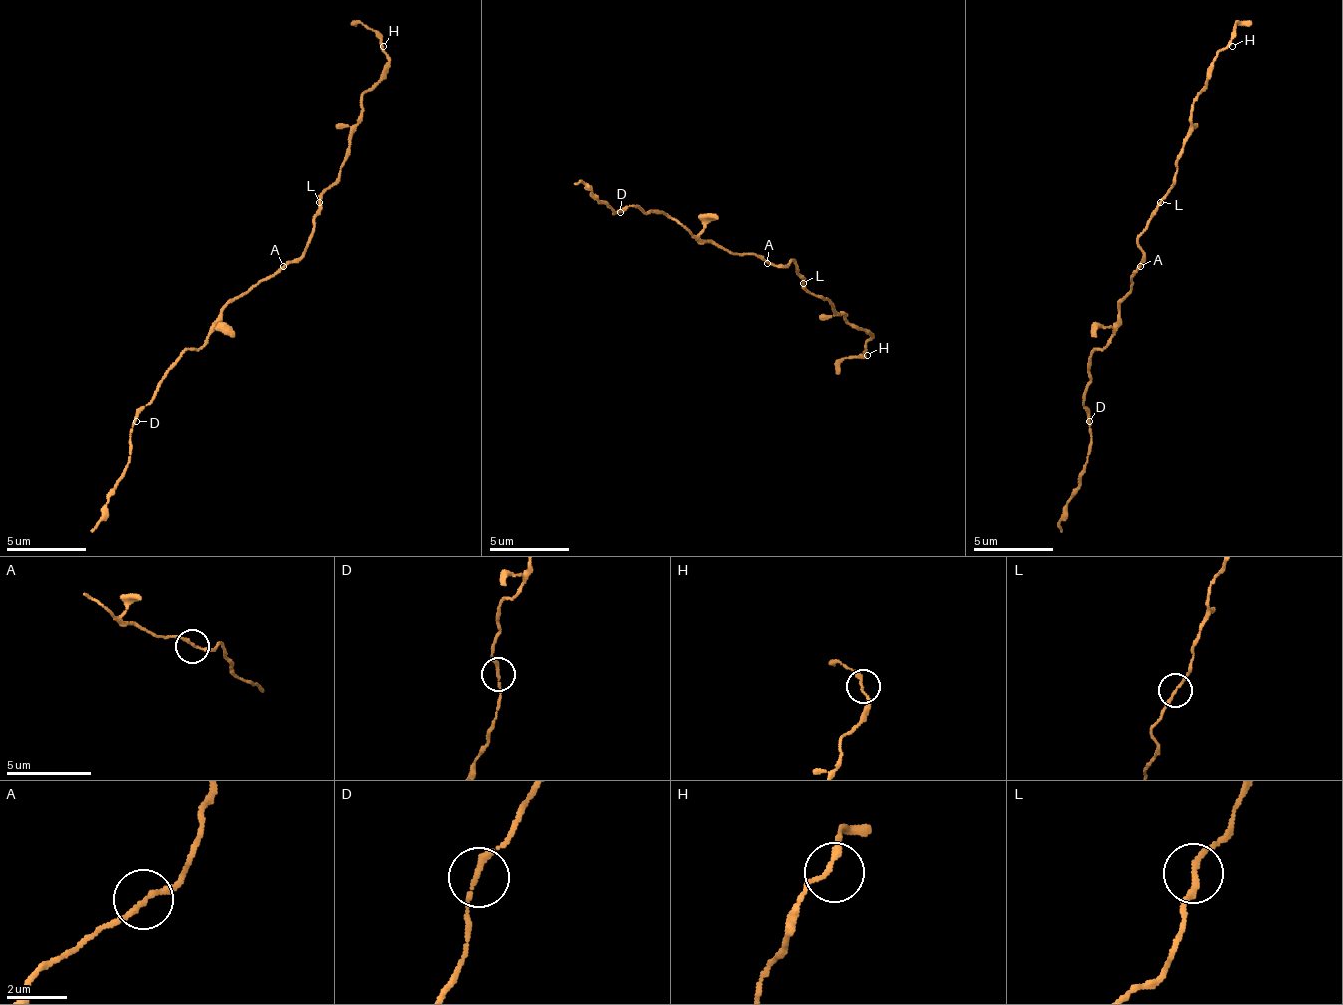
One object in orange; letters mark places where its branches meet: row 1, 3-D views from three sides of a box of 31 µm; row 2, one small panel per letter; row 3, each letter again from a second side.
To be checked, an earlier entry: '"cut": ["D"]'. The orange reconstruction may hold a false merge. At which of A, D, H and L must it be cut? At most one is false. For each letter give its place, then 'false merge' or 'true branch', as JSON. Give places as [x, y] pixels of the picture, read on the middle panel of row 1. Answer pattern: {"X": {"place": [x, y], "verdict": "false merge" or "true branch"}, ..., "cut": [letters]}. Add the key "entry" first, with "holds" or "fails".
{"entry": "fails", "A": {"place": [767, 263], "verdict": "true branch"}, "D": {"place": [620, 212], "verdict": "true branch"}, "H": {"place": [867, 355], "verdict": "true branch"}, "L": {"place": [803, 283], "verdict": "true branch"}, "cut": []}

